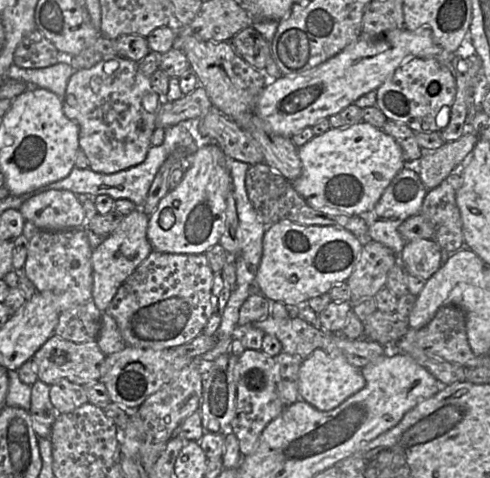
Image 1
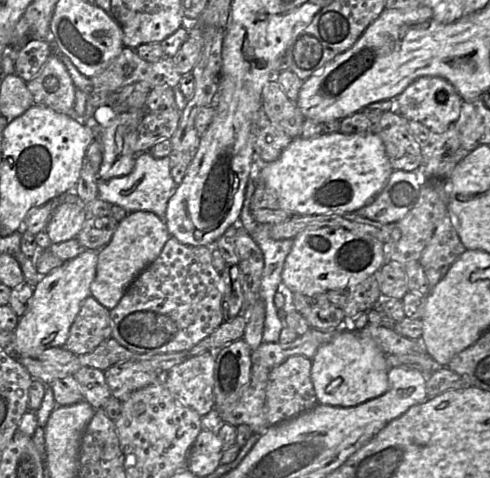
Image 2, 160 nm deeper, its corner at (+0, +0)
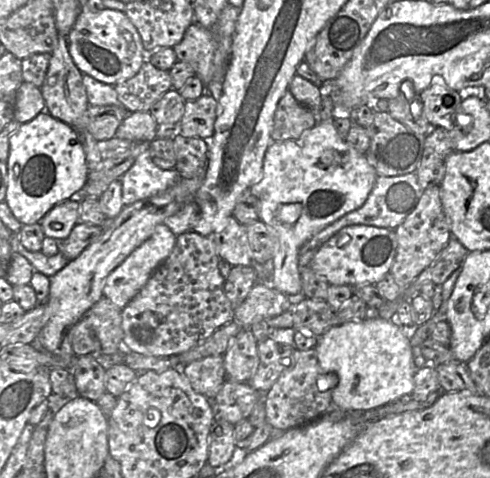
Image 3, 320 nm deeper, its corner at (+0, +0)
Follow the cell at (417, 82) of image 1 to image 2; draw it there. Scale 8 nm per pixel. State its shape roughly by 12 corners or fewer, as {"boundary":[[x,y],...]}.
{"boundary":[[436,76],[413,81],[394,112],[443,133],[457,121],[462,98]]}

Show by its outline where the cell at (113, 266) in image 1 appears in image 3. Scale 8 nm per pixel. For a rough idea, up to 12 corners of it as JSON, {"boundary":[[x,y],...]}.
{"boundary":[[165,224],[108,276],[103,297],[123,309],[172,252]]}

